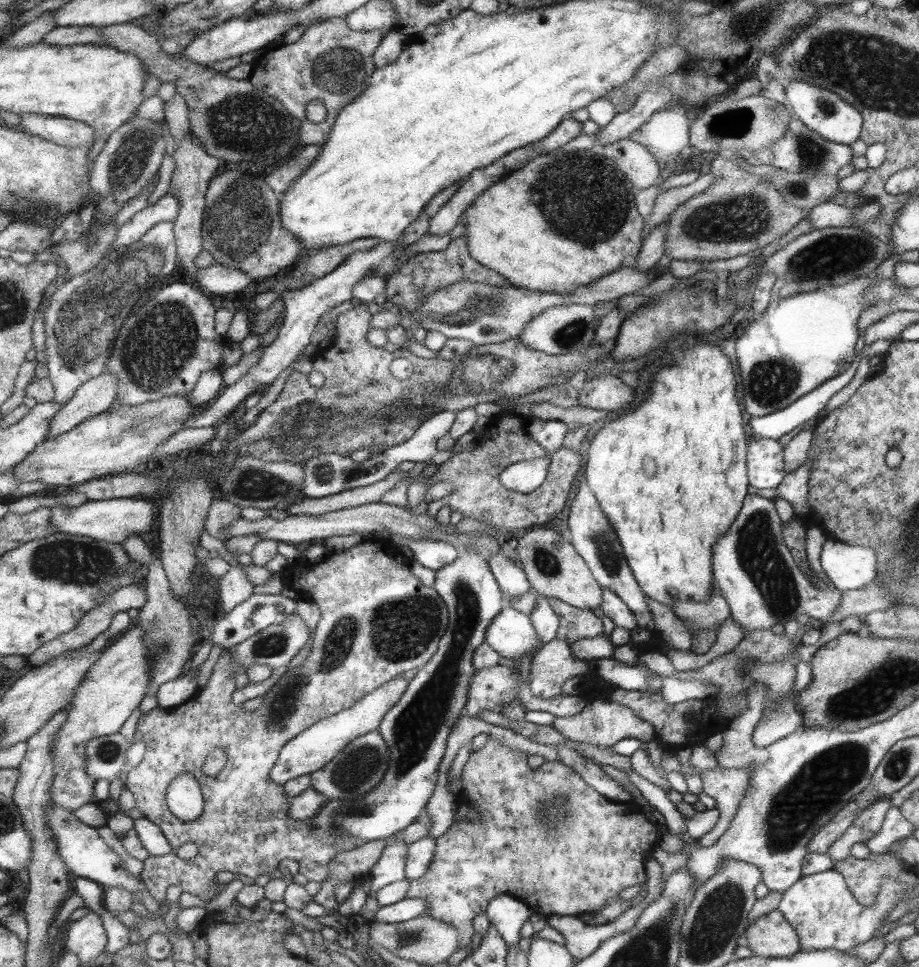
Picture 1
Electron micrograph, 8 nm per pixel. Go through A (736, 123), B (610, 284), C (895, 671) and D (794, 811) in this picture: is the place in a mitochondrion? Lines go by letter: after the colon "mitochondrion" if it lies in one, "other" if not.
A: mitochondrion
B: other
C: mitochondrion
D: mitochondrion

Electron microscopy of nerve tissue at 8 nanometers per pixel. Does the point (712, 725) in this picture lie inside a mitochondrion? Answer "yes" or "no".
no

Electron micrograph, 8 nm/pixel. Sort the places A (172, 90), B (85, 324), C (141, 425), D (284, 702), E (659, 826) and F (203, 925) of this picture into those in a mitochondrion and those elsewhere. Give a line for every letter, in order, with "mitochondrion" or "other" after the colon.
A: other
B: mitochondrion
C: mitochondrion
D: mitochondrion
E: other
F: other

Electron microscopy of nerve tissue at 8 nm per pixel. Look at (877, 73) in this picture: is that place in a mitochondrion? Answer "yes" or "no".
yes

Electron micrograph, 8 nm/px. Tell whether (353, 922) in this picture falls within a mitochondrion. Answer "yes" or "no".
no

